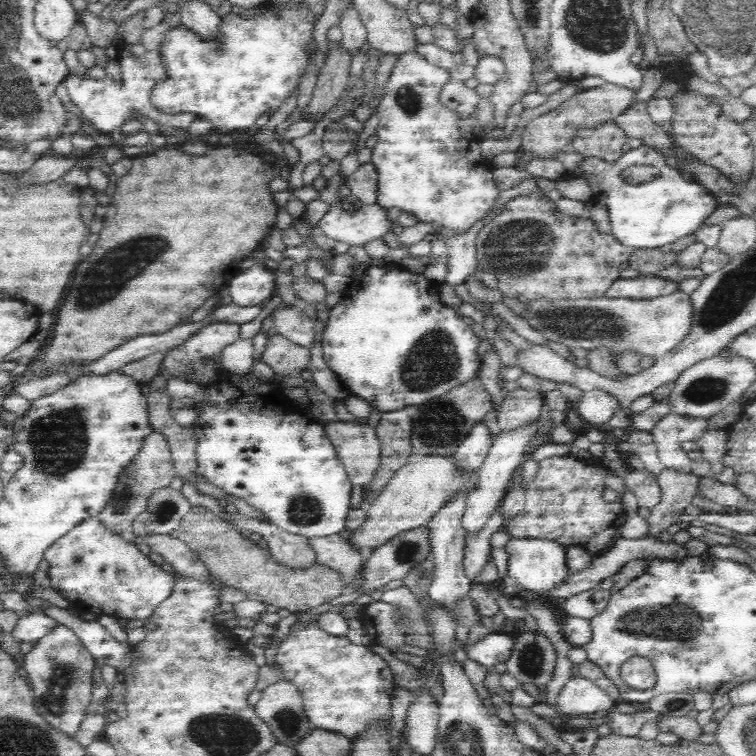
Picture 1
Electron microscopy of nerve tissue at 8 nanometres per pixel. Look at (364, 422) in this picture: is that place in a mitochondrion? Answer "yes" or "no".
no

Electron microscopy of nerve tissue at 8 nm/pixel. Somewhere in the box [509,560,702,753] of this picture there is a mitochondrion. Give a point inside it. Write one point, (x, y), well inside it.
(530, 659)

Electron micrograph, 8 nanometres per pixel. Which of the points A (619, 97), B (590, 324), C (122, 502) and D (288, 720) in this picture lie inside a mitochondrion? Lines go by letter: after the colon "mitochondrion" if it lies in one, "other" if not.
A: other
B: mitochondrion
C: mitochondrion
D: mitochondrion

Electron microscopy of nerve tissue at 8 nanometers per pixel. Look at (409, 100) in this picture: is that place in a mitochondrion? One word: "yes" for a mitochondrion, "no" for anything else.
yes

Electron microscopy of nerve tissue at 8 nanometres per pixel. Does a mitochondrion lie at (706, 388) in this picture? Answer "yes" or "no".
yes

